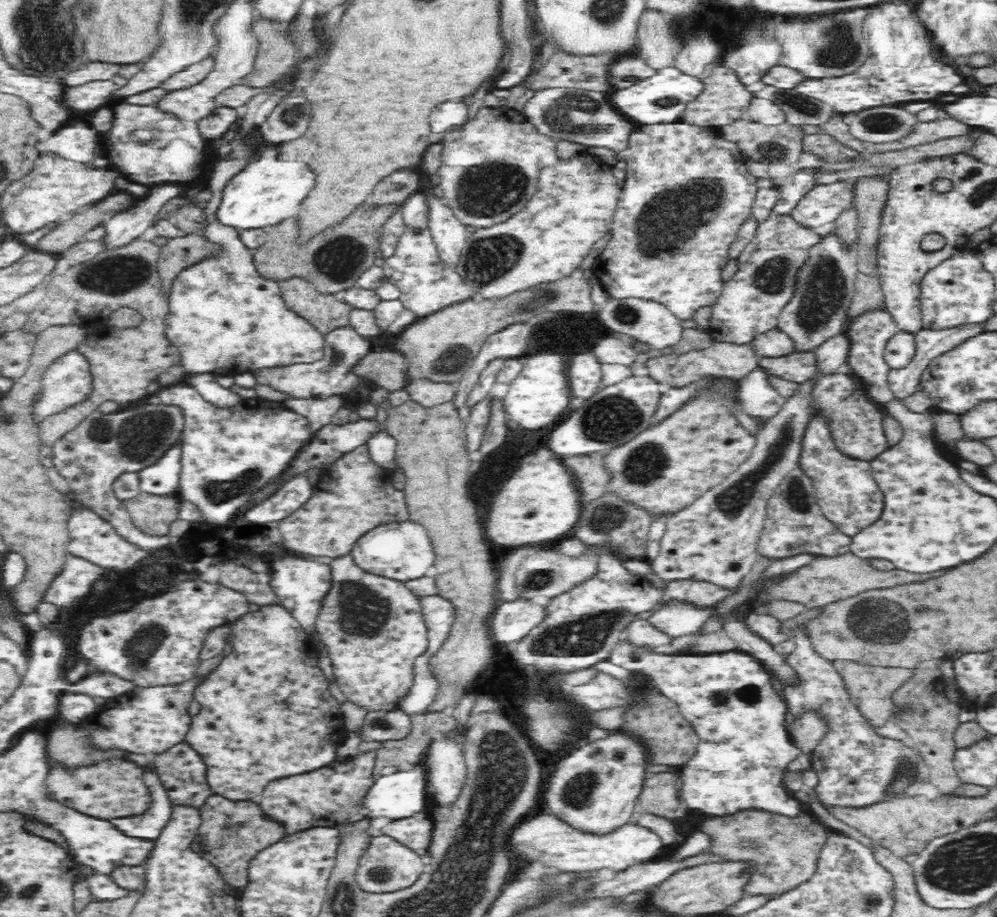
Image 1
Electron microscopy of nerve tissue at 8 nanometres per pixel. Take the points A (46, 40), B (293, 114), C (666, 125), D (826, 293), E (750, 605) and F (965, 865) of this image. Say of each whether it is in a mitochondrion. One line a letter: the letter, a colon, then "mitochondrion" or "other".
A: mitochondrion
B: mitochondrion
C: other
D: mitochondrion
E: other
F: mitochondrion

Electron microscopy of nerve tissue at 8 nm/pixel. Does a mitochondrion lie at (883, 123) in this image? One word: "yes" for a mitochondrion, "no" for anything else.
yes

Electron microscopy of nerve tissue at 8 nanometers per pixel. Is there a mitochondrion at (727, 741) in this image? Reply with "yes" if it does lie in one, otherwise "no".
no

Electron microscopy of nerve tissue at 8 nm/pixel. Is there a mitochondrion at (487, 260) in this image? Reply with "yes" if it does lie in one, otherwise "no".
yes

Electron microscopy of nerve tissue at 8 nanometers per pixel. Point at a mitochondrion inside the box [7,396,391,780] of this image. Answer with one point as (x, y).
(137, 436)

